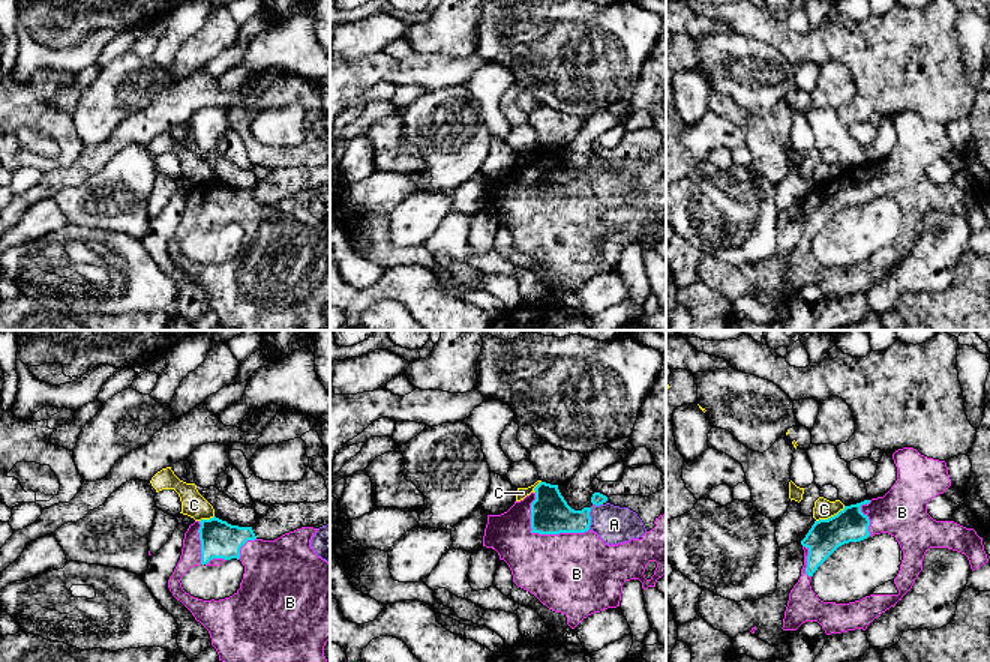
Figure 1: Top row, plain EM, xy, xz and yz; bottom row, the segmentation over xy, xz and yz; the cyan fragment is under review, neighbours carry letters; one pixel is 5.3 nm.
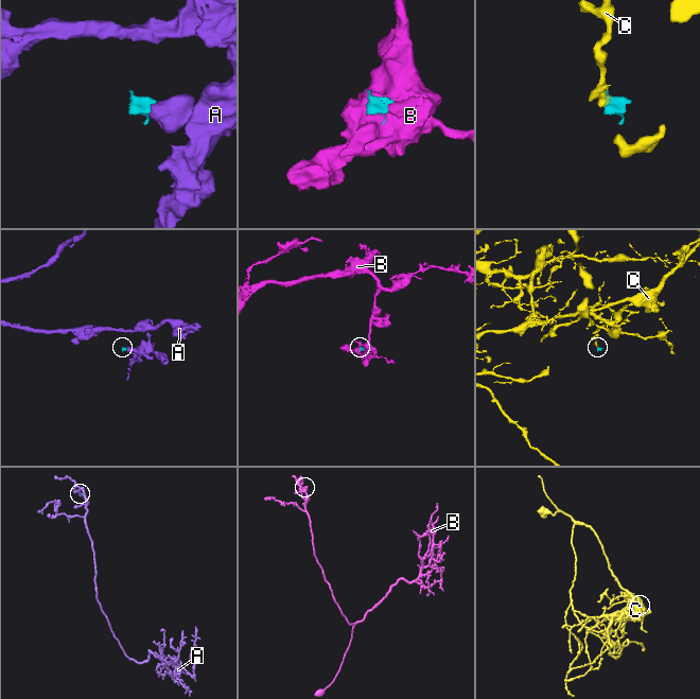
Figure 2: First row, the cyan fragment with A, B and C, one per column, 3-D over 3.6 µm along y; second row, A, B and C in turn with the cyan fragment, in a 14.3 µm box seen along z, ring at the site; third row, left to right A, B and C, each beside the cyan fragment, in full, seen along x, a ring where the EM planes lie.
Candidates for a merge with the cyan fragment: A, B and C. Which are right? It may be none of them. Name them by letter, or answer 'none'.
B

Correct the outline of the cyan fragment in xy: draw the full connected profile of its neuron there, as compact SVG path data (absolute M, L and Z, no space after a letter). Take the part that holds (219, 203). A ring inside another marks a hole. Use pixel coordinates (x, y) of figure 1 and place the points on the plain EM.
M216 180L195 185L184 197L180 224L168 243L168 252L210 297L219 324L236 330L326 330L324 309L330 305L330 228L310 212L318 192L302 191L274 204L258 203L252 191L231 189ZM237 222L244 230L240 252L230 261L202 264L182 251L182 240L194 230L220 230Z

